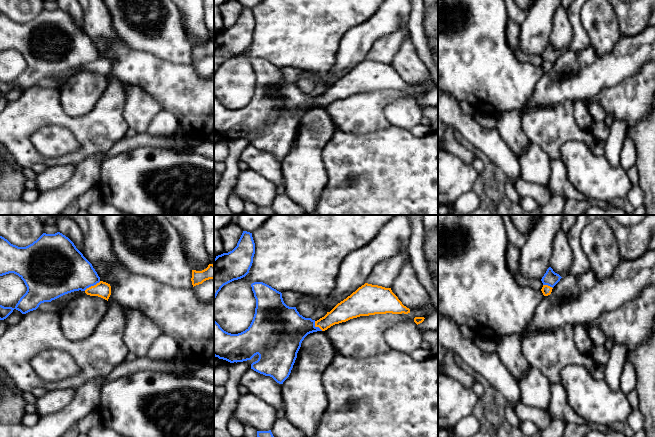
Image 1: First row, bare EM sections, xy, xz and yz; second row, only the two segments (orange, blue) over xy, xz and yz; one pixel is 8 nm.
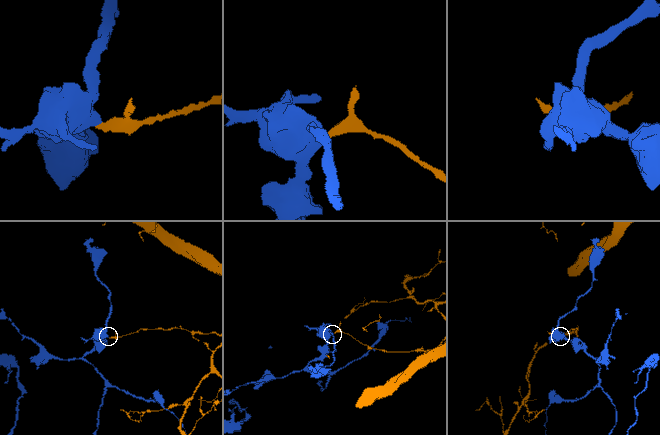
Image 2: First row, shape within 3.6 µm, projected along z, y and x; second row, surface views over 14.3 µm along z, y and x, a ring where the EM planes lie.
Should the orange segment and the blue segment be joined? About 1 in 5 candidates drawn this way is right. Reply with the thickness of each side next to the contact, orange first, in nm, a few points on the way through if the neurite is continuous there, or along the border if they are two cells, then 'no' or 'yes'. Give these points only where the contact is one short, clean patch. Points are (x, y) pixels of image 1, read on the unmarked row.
130 nm thick on the orange side, 360 nm on the other; border along xy (100, 57), (84, 66); no

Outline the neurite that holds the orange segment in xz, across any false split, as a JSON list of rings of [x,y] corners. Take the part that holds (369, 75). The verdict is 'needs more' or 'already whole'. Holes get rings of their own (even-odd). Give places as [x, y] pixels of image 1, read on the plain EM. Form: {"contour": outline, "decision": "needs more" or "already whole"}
{"contour": [[[365,59],[324,93],[315,97],[315,103],[325,107],[353,94],[386,89],[408,90],[410,85],[402,80],[391,64]]], "decision": "already whole"}

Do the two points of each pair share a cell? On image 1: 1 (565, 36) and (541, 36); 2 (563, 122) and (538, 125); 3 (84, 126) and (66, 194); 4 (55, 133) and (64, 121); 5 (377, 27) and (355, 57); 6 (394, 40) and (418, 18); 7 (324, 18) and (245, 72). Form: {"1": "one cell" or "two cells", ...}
{"1": "two cells", "2": "one cell", "3": "two cells", "4": "two cells", "5": "one cell", "6": "two cells", "7": "one cell"}

